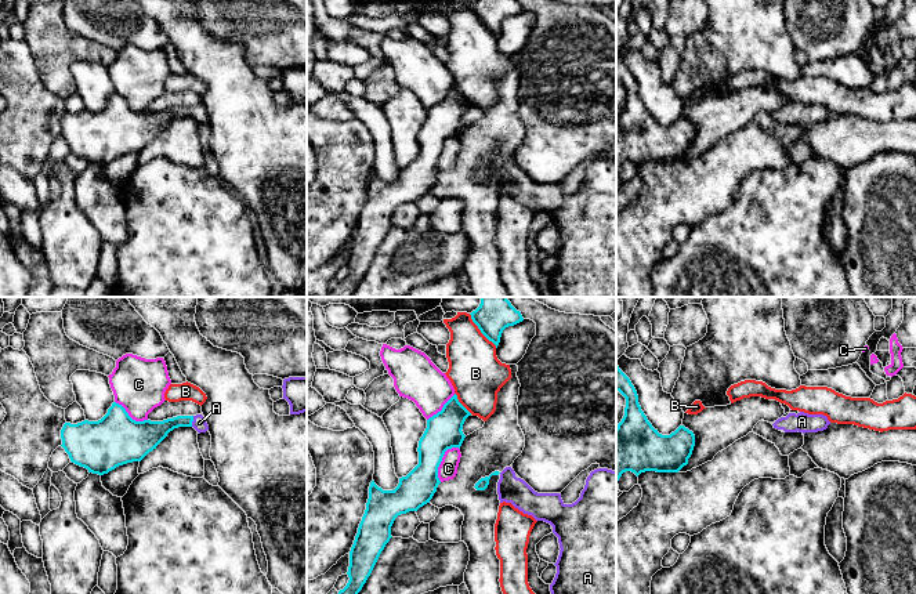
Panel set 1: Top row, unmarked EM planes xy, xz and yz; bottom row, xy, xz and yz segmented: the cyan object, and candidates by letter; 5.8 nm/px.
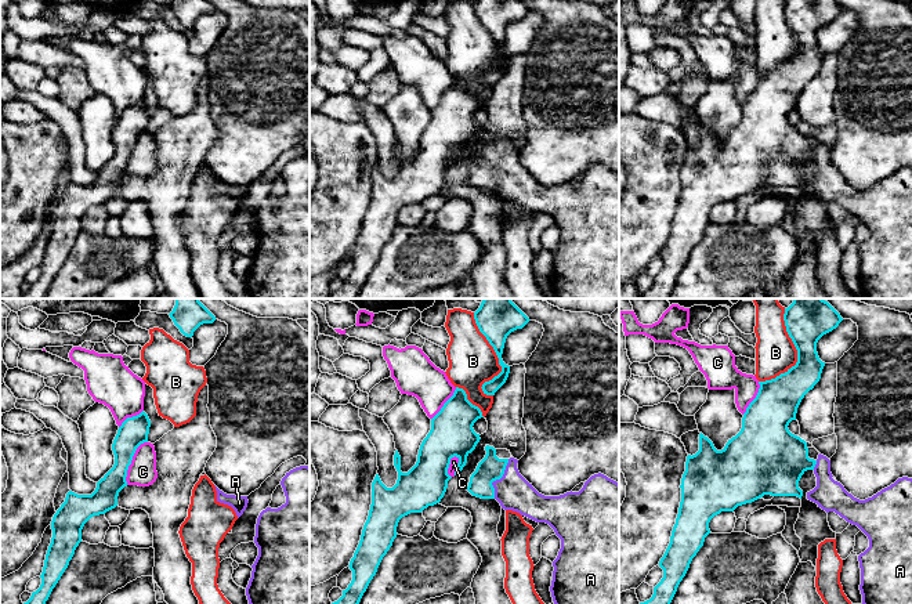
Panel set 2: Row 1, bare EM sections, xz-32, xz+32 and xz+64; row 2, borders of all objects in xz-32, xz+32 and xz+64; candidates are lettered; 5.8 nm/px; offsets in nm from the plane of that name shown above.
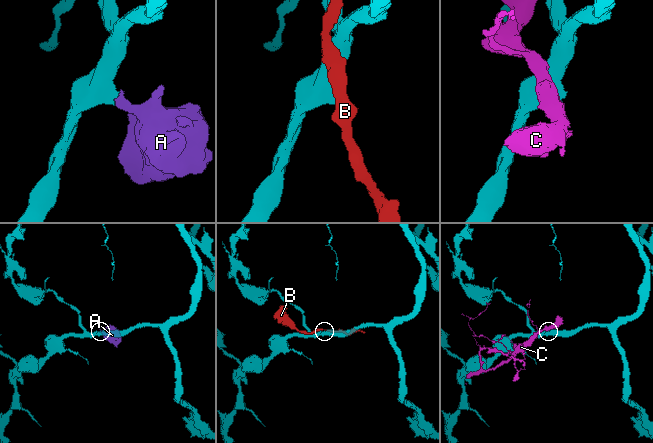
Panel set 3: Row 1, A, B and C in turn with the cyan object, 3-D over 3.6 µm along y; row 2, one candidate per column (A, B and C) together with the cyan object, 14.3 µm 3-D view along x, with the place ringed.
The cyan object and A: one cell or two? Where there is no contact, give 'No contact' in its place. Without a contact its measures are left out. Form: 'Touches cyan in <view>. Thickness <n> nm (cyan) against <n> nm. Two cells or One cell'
Touches cyan in xy. Thickness 140 nm (cyan) against 80 nm. One cell

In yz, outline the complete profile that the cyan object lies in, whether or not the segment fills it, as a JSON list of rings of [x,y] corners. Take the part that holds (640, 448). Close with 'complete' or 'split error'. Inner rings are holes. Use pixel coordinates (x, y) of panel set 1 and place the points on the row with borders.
[[[618,365],[616,391],[626,398],[624,416],[616,427],[616,482],[626,471],[631,471],[638,477],[645,471],[678,472],[687,466],[695,446],[694,432],[680,425],[670,435],[659,434],[641,410],[634,385]]]; complete

